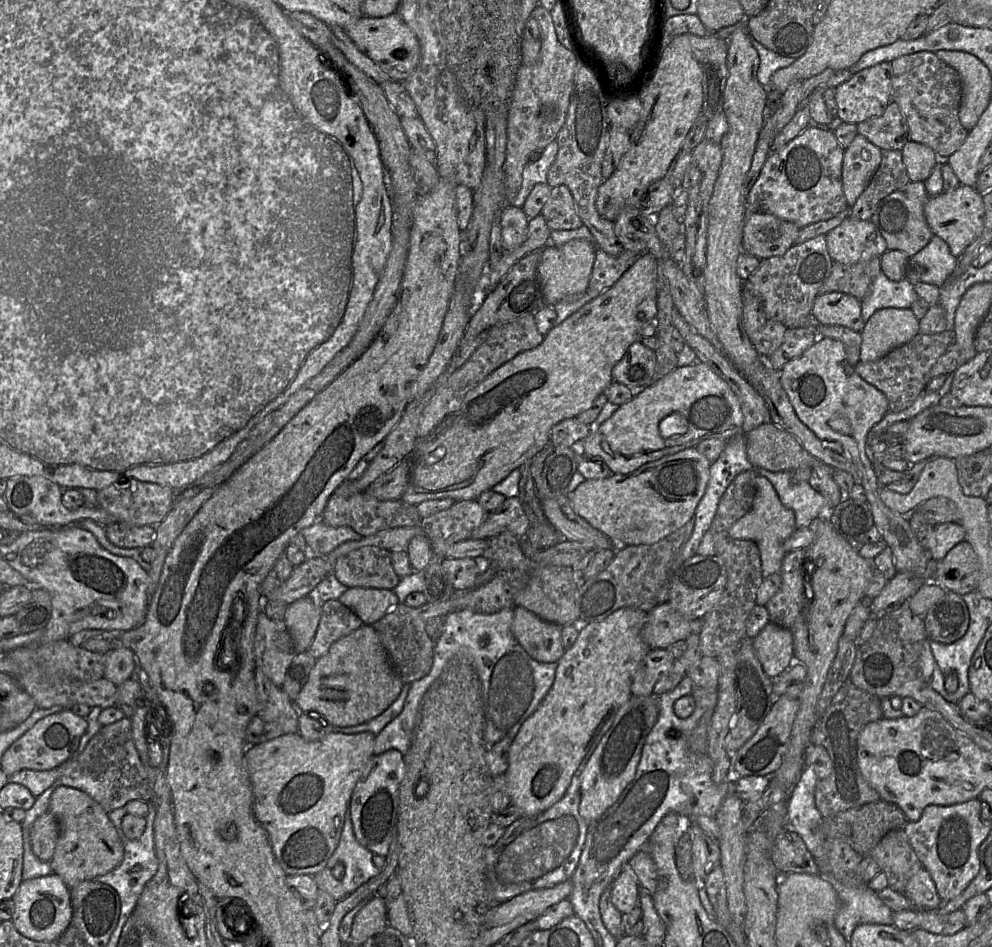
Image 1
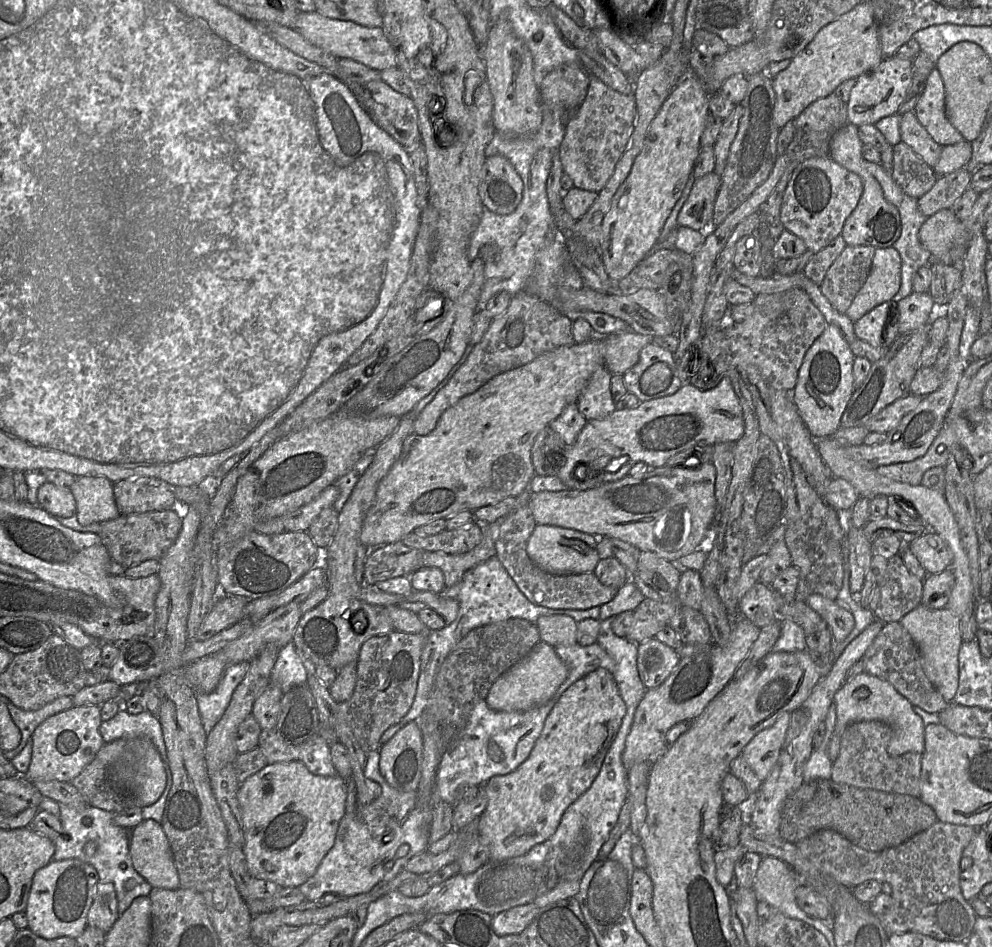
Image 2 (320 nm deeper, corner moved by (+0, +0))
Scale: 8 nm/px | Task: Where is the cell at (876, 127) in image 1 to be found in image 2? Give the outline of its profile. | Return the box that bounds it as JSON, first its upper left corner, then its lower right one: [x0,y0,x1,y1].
[900,111,943,167]

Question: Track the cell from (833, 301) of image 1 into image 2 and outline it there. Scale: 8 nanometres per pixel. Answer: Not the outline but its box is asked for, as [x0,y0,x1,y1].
[854,300,899,347]

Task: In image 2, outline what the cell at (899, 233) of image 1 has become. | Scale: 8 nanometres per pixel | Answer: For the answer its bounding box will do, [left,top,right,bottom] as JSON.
[918,167,972,217]

